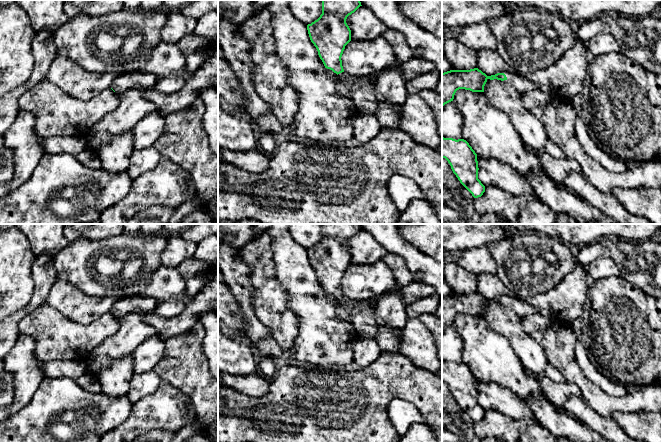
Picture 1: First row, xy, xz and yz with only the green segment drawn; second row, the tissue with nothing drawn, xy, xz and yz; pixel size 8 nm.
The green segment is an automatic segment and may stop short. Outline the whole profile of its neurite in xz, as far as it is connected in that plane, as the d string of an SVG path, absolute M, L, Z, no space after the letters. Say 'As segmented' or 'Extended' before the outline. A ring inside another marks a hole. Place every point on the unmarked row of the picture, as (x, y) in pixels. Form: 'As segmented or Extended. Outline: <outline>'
Extended. Outline: M321 224L322 238L307 249L311 266L318 275L325 292L332 294L346 307L358 336L373 339L381 329L376 307L369 300L355 301L347 298L342 290L342 278L351 265L351 254L346 247L349 239L361 229L360 224Z

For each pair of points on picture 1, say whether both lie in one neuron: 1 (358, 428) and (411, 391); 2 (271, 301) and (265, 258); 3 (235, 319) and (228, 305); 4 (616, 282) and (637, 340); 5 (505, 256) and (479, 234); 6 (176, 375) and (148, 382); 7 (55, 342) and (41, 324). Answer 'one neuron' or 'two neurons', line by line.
1: one neuron
2: one neuron
3: one neuron
4: one neuron
5: two neurons
6: two neurons
7: one neuron

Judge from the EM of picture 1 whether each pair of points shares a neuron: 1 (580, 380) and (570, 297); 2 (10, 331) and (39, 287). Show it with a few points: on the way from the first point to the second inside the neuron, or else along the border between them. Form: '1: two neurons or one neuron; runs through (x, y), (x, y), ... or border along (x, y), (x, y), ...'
1: two neurons; border along (540, 314), (562, 324)
2: one neuron; runs through (15, 320), (38, 298)

